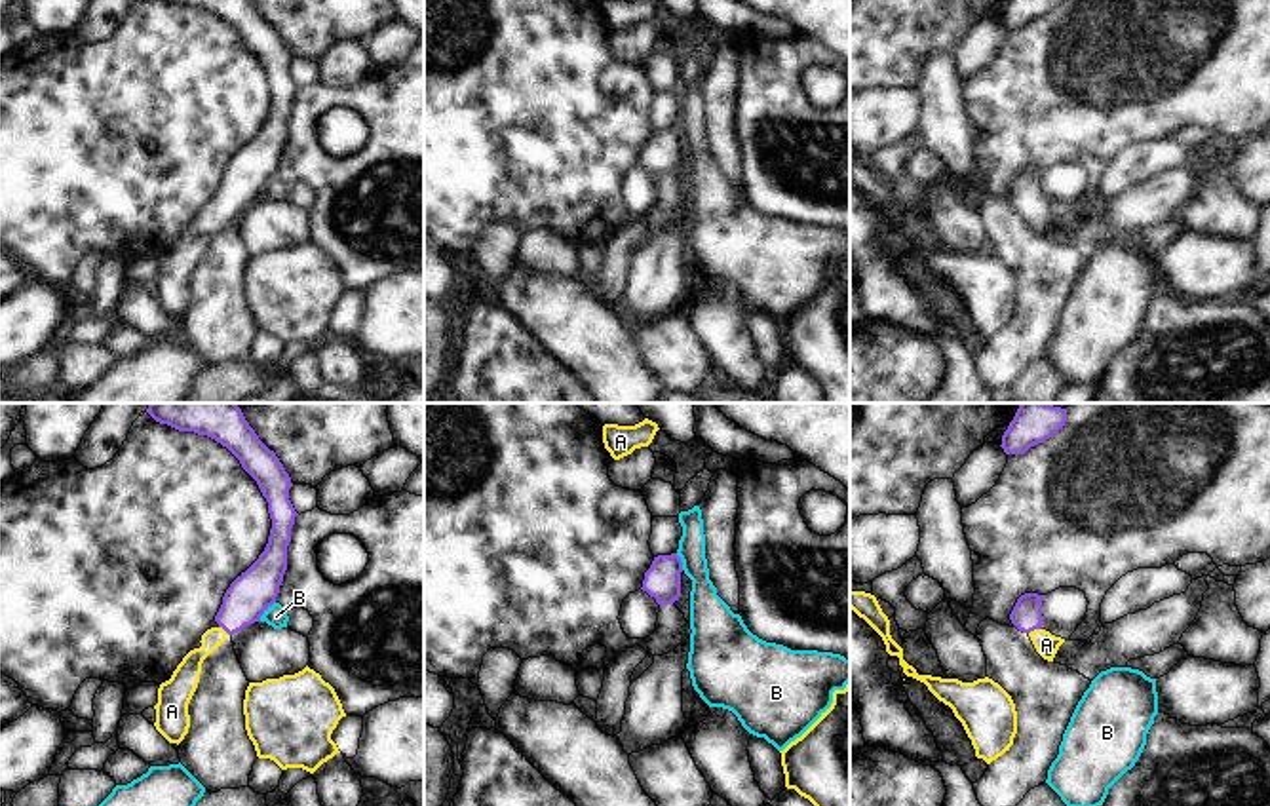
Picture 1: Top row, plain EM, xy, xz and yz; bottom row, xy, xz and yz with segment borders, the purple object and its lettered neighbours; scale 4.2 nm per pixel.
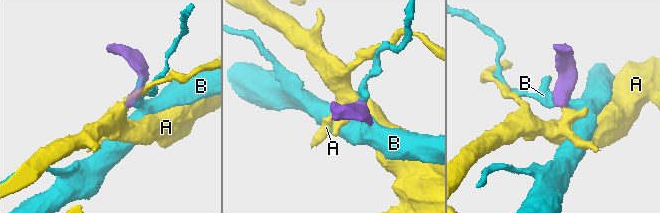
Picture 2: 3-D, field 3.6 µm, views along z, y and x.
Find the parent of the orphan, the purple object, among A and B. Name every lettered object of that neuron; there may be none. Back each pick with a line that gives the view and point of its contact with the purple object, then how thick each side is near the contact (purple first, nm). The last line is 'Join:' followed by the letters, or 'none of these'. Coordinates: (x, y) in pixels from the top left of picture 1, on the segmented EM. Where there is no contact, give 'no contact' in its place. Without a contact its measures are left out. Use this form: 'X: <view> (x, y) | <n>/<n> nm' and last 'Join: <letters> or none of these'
A: yz (1035, 628) | 130/100 nm
Join: A

